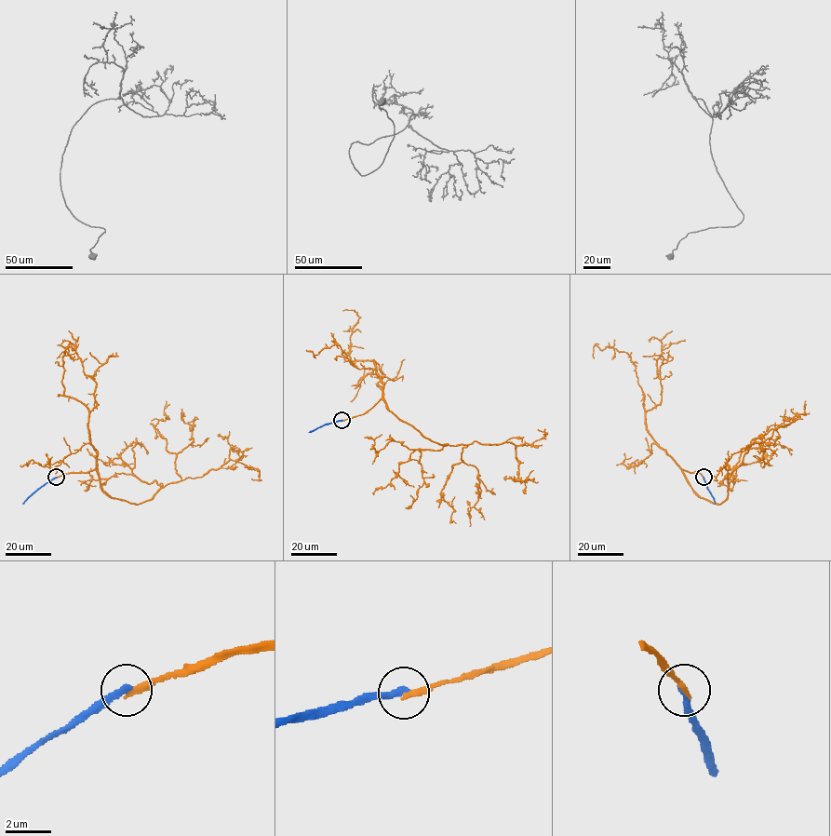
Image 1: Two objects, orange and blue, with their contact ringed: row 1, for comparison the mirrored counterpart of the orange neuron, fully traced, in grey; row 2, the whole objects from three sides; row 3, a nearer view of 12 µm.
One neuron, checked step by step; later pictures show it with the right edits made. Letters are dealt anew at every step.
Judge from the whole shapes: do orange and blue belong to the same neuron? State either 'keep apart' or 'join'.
keep apart

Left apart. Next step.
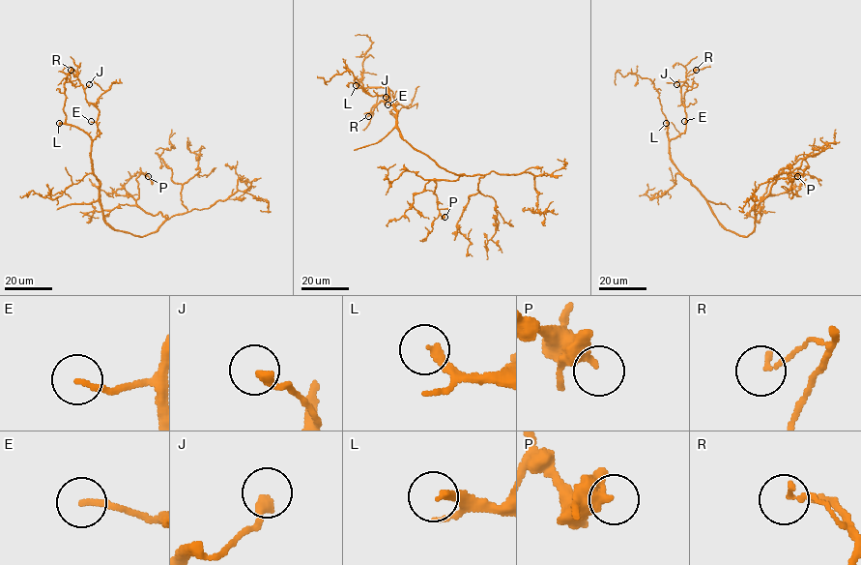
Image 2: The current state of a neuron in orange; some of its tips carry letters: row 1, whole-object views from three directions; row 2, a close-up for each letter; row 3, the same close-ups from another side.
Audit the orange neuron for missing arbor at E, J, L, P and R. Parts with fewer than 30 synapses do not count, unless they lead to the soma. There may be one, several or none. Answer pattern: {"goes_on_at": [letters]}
{"goes_on_at": ["L"]}

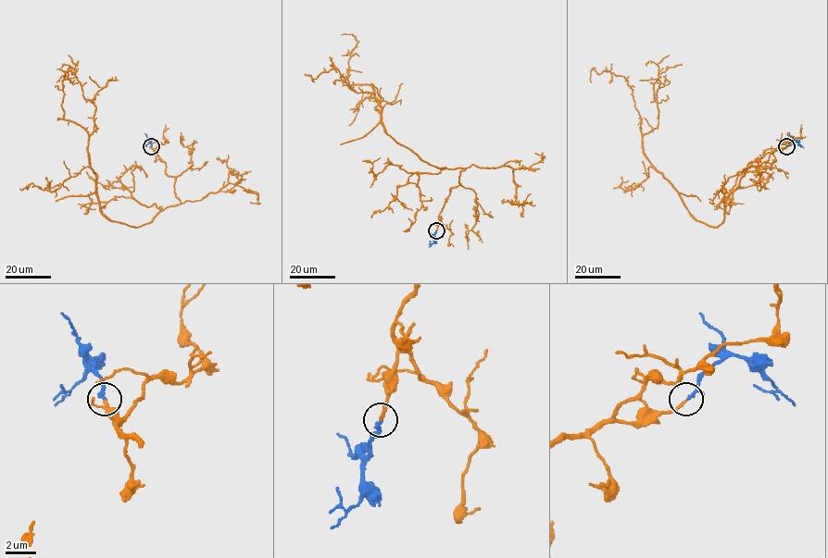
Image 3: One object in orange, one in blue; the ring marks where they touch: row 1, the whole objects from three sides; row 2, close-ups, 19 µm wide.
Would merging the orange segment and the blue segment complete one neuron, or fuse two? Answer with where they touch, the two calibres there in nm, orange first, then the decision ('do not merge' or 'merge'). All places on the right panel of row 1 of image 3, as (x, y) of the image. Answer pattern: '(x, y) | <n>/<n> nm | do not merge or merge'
(786, 146) | 200/170 nm | merge

